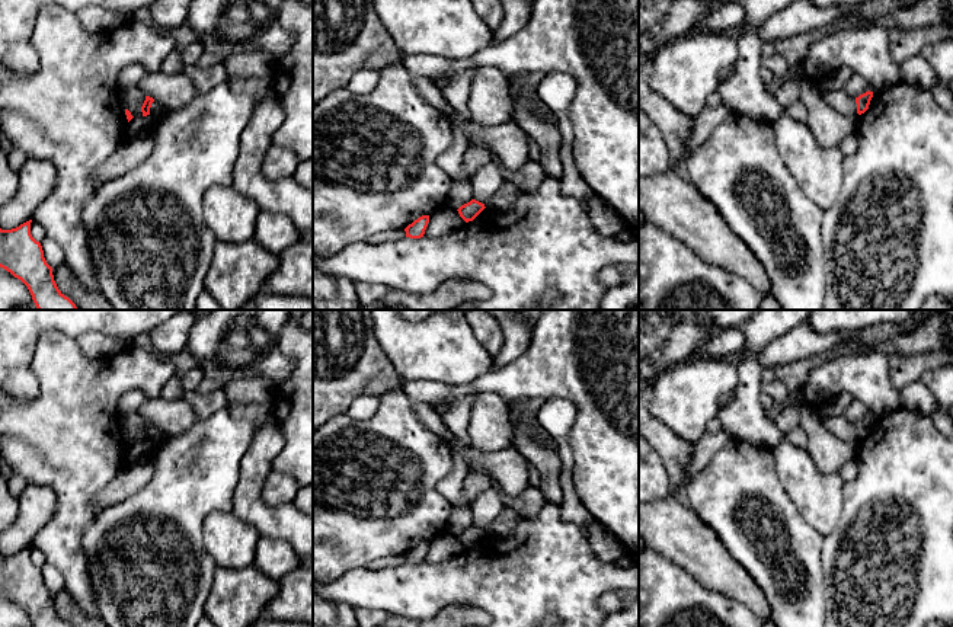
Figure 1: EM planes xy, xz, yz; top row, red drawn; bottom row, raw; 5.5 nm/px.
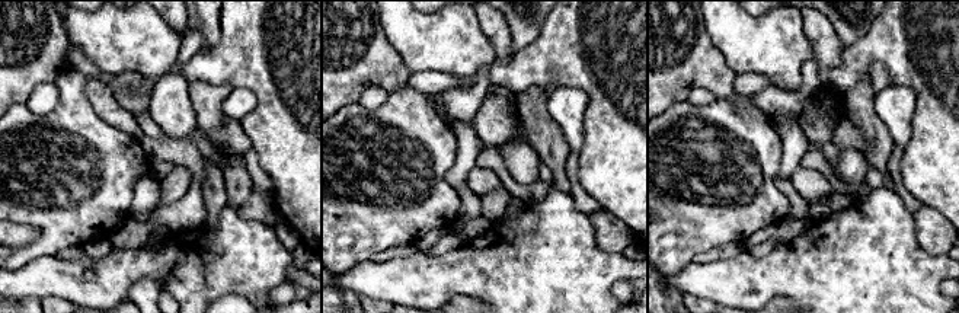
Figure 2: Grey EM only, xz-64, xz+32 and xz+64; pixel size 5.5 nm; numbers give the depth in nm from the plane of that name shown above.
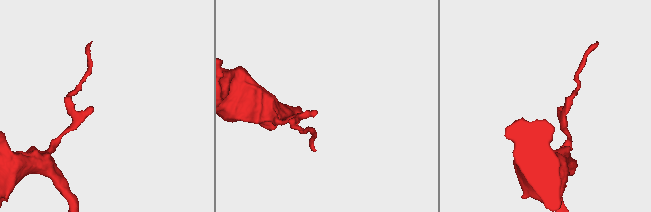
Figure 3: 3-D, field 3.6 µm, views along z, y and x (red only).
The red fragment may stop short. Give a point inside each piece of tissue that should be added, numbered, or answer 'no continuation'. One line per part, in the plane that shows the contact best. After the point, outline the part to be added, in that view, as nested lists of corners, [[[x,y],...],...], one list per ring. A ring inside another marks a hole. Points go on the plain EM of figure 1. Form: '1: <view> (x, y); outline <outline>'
no continuation

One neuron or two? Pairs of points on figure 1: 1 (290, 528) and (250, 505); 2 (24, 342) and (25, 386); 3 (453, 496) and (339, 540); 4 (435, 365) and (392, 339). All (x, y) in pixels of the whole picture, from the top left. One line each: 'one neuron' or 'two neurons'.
1: one neuron
2: one neuron
3: two neurons
4: one neuron

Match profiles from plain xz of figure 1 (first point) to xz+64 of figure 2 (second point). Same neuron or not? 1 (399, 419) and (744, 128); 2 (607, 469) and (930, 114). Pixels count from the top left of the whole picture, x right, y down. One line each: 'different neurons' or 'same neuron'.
1: same neuron
2: same neuron

